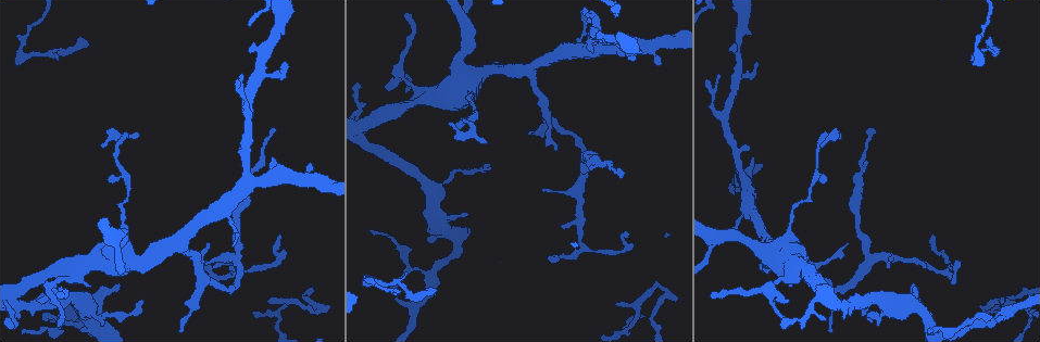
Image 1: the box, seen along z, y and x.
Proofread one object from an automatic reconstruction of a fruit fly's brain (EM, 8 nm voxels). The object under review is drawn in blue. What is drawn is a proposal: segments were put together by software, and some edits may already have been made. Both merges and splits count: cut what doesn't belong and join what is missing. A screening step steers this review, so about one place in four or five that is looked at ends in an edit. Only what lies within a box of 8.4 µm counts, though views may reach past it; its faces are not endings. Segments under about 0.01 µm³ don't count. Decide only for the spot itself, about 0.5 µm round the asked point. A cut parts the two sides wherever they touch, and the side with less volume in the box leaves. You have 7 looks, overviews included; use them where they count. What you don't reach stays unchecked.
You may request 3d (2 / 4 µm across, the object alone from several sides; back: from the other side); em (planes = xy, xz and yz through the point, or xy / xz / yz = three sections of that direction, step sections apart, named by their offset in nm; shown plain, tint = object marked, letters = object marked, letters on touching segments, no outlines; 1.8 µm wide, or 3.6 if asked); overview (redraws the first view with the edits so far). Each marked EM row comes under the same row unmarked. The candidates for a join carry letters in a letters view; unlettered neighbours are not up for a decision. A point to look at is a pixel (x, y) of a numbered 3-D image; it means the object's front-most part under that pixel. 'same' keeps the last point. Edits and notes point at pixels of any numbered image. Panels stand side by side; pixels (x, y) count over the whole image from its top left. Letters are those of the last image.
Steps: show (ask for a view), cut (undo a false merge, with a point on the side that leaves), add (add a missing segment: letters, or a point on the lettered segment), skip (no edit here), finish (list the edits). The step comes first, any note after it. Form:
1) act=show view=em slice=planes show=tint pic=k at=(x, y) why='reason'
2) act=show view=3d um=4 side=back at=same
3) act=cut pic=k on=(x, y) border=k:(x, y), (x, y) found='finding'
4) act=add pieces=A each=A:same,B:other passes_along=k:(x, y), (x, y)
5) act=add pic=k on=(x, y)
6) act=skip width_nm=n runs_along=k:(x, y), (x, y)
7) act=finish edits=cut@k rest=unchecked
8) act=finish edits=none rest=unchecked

act=show view=em slice=planes show=letters pic=1 at=(88, 44) why='tapers out'

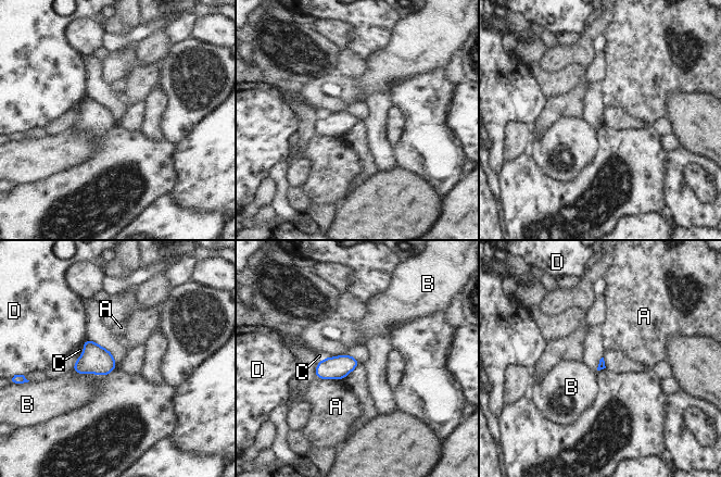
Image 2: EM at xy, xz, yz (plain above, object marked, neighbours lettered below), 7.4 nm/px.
act=skip each=A:other,B:other,C:other,D:other found='no lettered segment goes on from it'

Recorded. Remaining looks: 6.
act=show view=3d um=2 pic=1 at=(466, 117) why='abrupt turn'

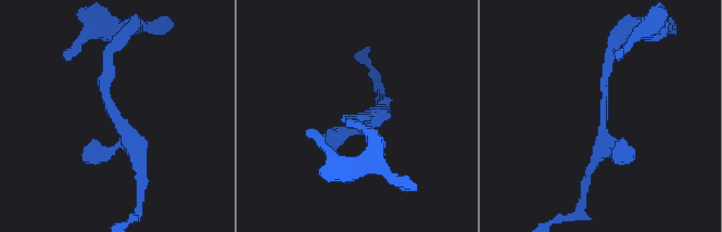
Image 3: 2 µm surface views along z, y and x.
act=show view=em slice=planes show=letters pic=3 at=(110, 96) why='now the EM'

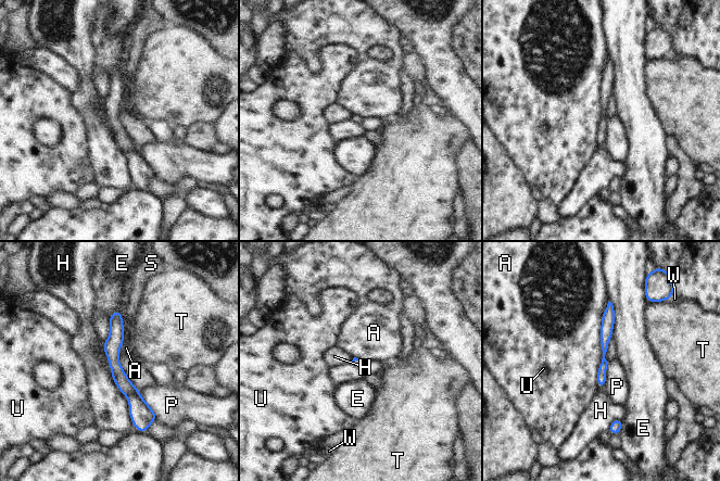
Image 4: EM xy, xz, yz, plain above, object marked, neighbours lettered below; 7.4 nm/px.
act=skip width_nm=60 each=A:other,E:other,H:other,P:other,S:other,T:other,U:other,W:other runs_along=4:(117, 314), (114, 366), (140, 423) found='continuous, no second neuron'

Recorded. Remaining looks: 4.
act=show view=3d um=2 pic=1 at=(204, 281)

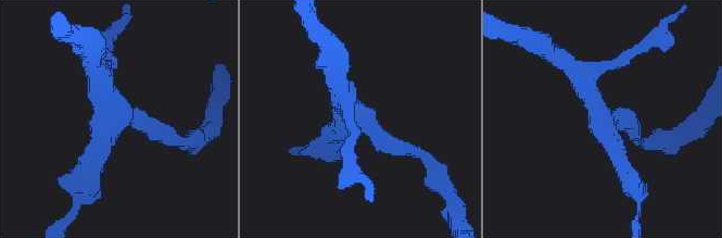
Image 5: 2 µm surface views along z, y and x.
act=show view=em slice=planes show=tint pic=5 at=(601, 114) why='now the EM'

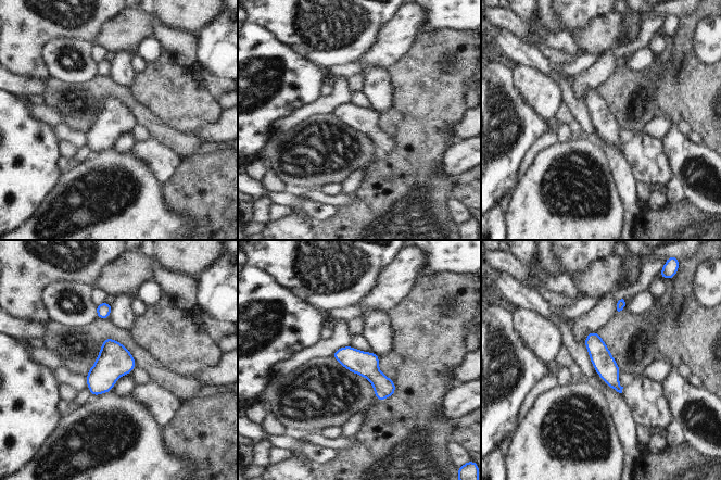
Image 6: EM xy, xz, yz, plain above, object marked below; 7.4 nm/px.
act=show view=em slice=planes show=letters at=same why='what lies round it'

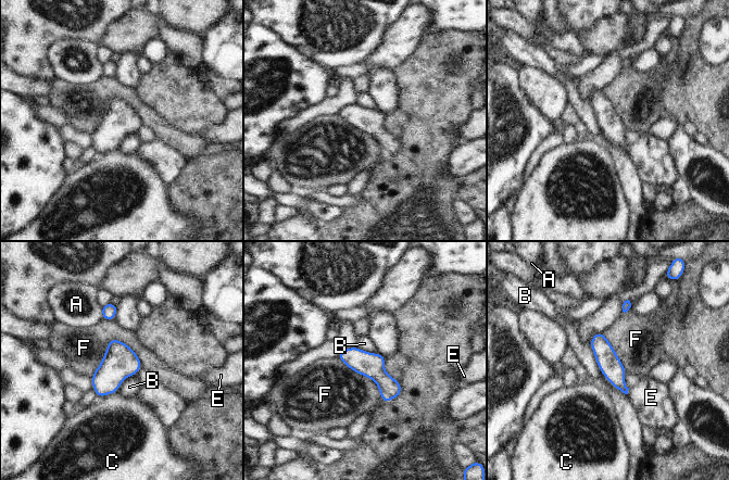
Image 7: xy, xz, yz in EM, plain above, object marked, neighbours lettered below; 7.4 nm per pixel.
act=skip each=A:other,B:other,C:other,E:other,F:other runs_along=7:(341, 356), (367, 364), (398, 391) found='one neuron here'

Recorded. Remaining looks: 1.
act=finish edits=none rest=unchecked

